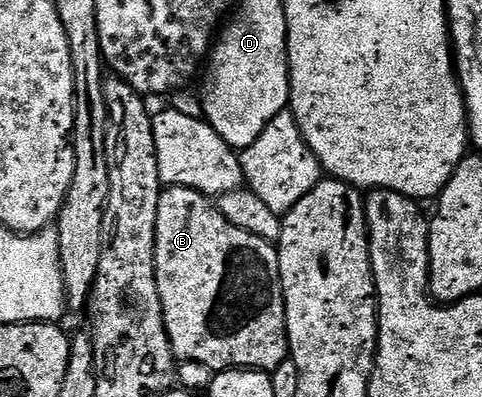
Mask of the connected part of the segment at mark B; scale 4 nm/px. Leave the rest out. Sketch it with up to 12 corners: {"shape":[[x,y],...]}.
{"shape":[[166,187],[155,275],[180,363],[288,361],[279,251]]}

